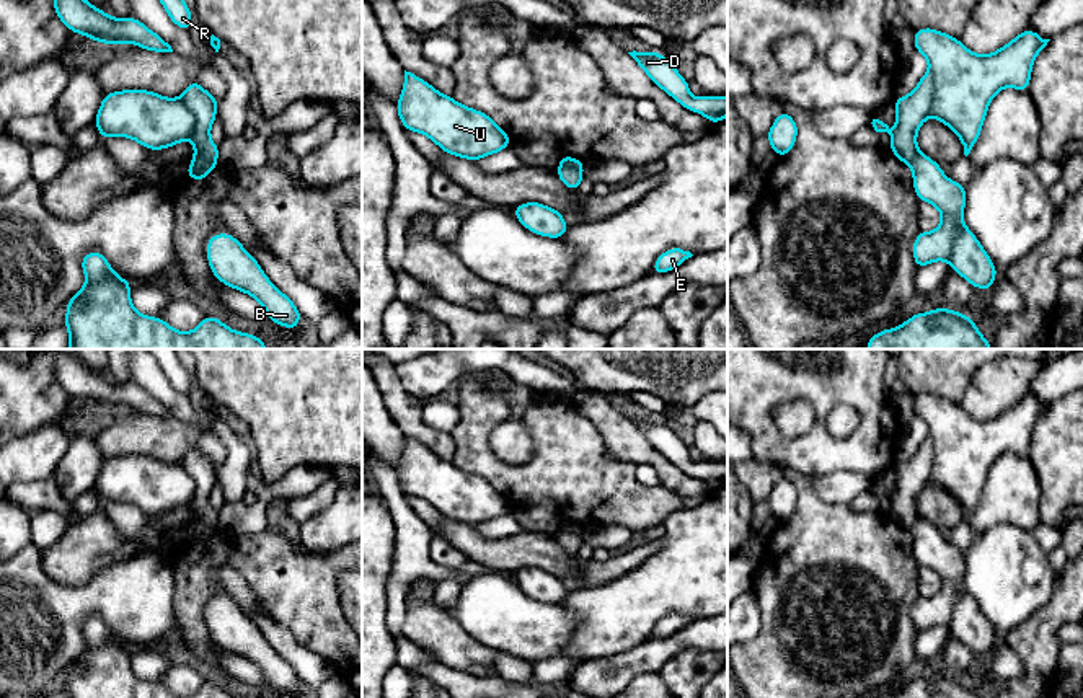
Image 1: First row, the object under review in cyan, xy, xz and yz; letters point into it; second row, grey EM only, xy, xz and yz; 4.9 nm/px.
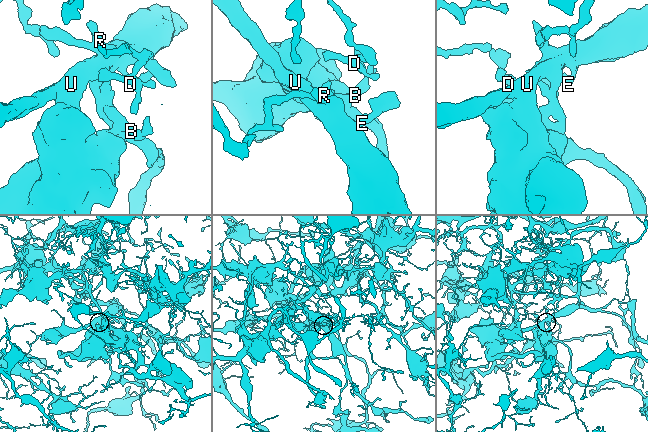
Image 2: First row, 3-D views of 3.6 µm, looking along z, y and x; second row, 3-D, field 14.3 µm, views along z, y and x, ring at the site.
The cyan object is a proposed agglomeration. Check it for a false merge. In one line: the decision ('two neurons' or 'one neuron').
two neurons

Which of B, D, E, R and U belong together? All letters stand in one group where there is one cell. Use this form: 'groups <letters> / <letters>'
groups B E R U / D

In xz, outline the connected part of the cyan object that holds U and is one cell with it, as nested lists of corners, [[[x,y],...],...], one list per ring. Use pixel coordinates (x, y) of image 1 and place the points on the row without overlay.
[[[406,435],[396,475],[406,496],[421,497],[445,519],[471,527],[502,517],[512,507],[489,481],[439,458]]]

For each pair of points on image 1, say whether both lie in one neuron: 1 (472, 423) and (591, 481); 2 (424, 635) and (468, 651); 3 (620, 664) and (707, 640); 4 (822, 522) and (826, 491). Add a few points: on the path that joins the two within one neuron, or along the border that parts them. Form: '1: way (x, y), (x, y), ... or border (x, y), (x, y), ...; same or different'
1: way (485, 459), (508, 480), (555, 480); same
2: way (436, 635), (441, 635), (457, 649); same
3: way (641, 659), (685, 640); same
4: border (813, 478), (813, 488), (824, 501), (847, 506); different

